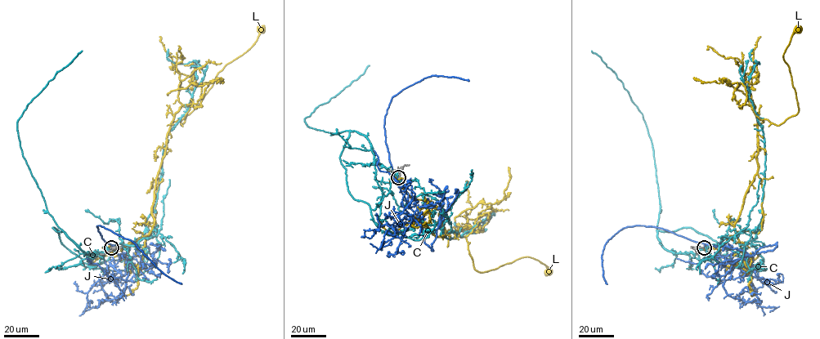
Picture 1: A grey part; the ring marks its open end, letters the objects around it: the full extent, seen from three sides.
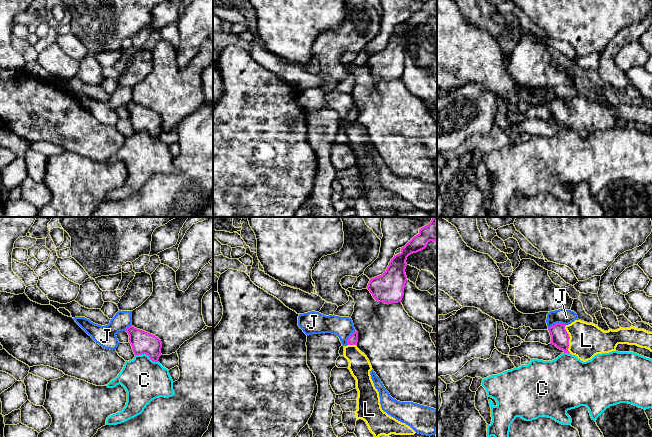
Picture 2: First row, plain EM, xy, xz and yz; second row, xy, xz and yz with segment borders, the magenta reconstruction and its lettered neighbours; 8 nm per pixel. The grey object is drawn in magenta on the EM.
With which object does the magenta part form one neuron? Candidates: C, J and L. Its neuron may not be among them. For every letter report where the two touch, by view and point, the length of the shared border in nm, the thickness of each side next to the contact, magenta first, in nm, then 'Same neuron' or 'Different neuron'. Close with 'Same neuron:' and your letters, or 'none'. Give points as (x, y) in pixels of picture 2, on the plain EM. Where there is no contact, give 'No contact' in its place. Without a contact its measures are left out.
C: Touches magenta at xy (146, 130). Shared border 190 nm. Thickness 190 nm (magenta) against 340 nm. Different neuron
J: Touches magenta at yz (556, 99). Shared border 150 nm. Thickness 140 nm (magenta) against 120 nm. Different neuron
L: Touches magenta at yz (569, 114). Shared border 220 nm. Thickness 140 nm (magenta) against 280 nm. Same neuron
Same neuron: L

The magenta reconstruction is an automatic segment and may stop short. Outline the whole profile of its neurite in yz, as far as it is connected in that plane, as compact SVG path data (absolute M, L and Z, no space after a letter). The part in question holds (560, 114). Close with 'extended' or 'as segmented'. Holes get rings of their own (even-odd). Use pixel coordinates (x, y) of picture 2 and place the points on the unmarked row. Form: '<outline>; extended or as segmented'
M575 96L569 101L556 99L548 107L550 120L583 138L597 130L615 127L618 120L636 121L652 128L652 108L633 102L604 107L593 99Z; extended

